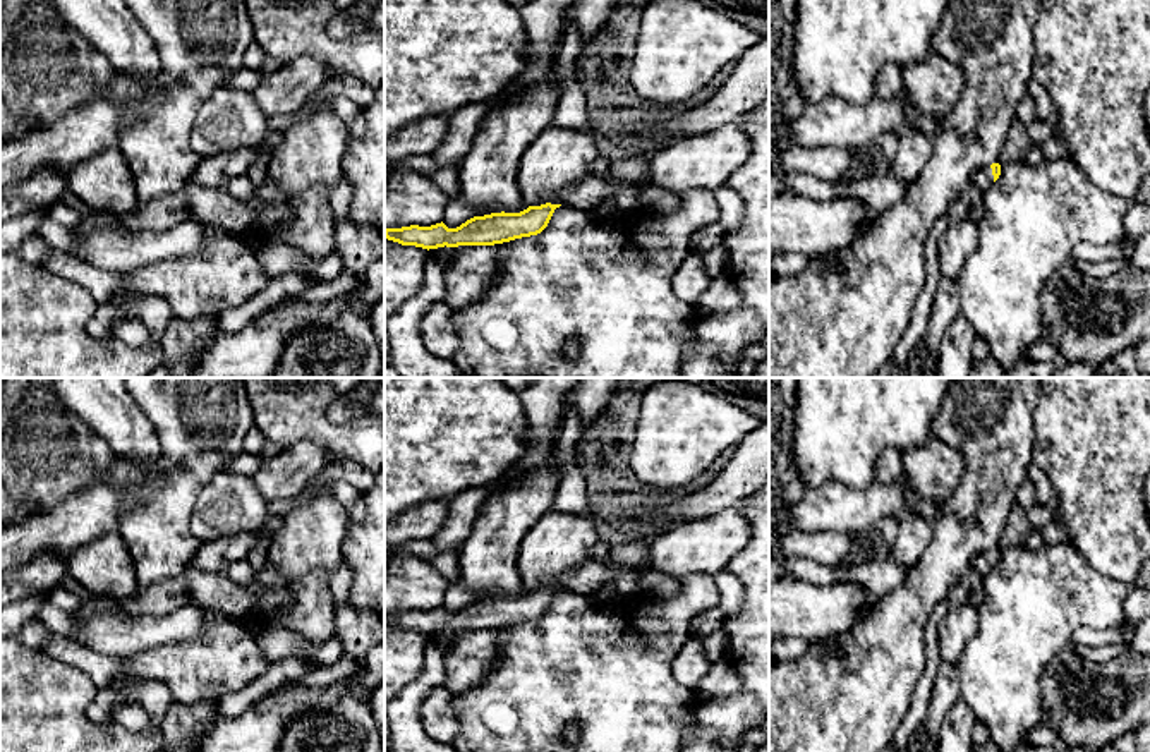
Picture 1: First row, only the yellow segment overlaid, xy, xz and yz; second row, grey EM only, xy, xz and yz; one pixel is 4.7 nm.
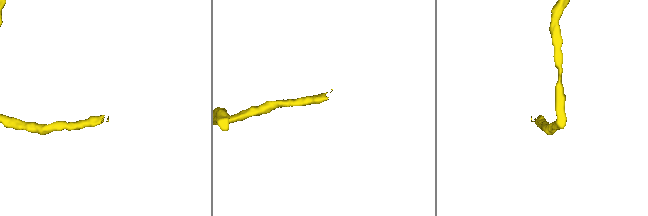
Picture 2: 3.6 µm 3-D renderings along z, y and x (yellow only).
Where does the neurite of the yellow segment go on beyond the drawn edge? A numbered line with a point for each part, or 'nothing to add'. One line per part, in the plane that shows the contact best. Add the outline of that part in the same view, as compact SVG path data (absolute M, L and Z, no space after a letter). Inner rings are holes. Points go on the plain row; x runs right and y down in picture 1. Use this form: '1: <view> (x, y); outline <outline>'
1: yz (982, 564); outline M990 549L978 553L971 563L971 568L982 577L985 577L992 567L994 560Z

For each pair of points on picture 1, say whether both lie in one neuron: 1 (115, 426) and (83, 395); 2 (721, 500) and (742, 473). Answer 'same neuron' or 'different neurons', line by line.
1: same neuron
2: same neuron

